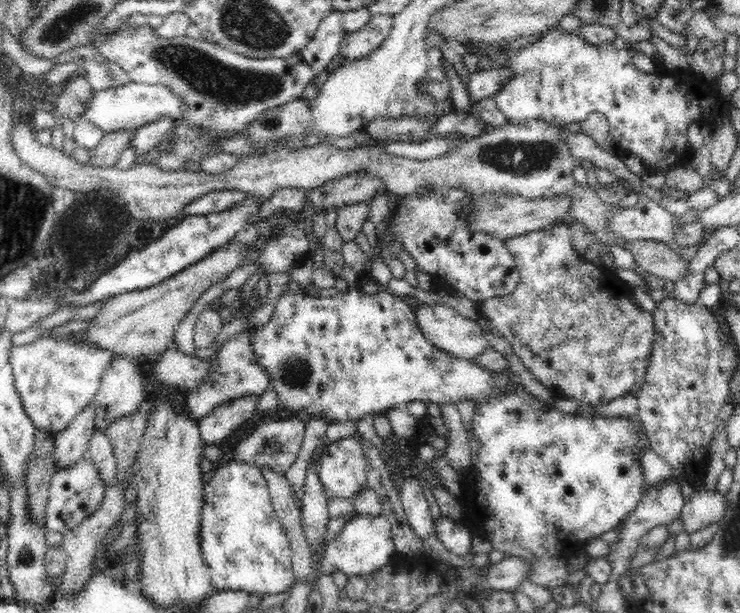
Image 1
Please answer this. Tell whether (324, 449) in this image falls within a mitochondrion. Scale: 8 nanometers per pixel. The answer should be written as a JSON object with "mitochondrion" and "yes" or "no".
{"mitochondrion":"no"}

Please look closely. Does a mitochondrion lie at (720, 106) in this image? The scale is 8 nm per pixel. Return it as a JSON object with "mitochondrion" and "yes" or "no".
{"mitochondrion":"no"}

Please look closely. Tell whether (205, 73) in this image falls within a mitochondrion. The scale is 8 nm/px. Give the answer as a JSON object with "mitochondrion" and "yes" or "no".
{"mitochondrion":"yes"}

